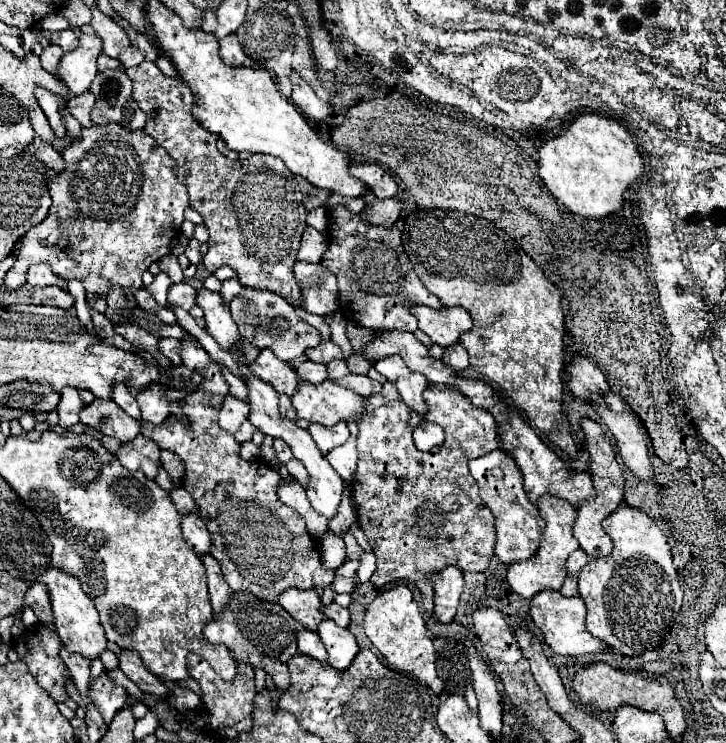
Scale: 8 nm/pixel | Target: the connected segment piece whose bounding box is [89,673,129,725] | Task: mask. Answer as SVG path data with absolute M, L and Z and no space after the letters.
M105 673L99 675L97 681L93 681L93 683L89 685L89 693L91 693L91 699L95 701L95 705L97 705L97 709L99 709L99 713L103 715L103 719L105 719L107 725L111 723L113 715L115 715L121 707L125 707L127 697L129 697L127 689L121 687L121 685L117 685L117 683L115 683L113 679L109 679Z

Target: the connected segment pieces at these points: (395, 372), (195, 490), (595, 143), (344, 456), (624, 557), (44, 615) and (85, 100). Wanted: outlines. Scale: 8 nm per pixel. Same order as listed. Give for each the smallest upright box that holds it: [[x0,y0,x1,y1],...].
[[375,355,429,415],[141,339,335,603],[539,115,645,219],[325,437,357,481],[579,505,705,665],[25,583,55,625],[67,91,95,127]]

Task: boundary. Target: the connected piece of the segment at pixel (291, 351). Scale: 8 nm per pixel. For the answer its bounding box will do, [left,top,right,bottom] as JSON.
[231,289,321,361]

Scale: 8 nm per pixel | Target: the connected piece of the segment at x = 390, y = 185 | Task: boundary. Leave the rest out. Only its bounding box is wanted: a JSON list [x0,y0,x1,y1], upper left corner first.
[351,163,399,199]

